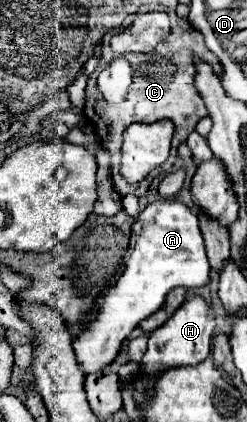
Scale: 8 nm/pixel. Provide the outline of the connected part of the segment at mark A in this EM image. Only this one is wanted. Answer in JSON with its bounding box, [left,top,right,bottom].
[72,201,210,373]

